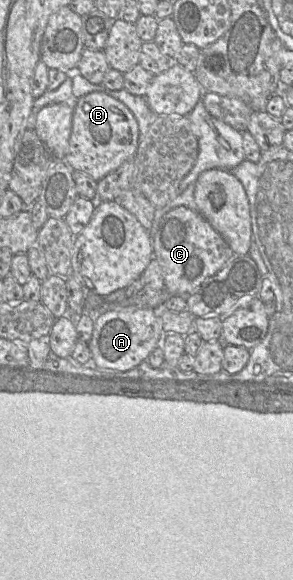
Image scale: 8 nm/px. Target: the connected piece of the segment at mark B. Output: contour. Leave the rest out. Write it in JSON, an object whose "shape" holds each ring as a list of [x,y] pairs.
{"shape":[[[92,92],[76,102],[64,160],[74,171],[85,173],[98,182],[126,161],[134,160],[138,141],[139,127],[131,111],[103,92]]]}

